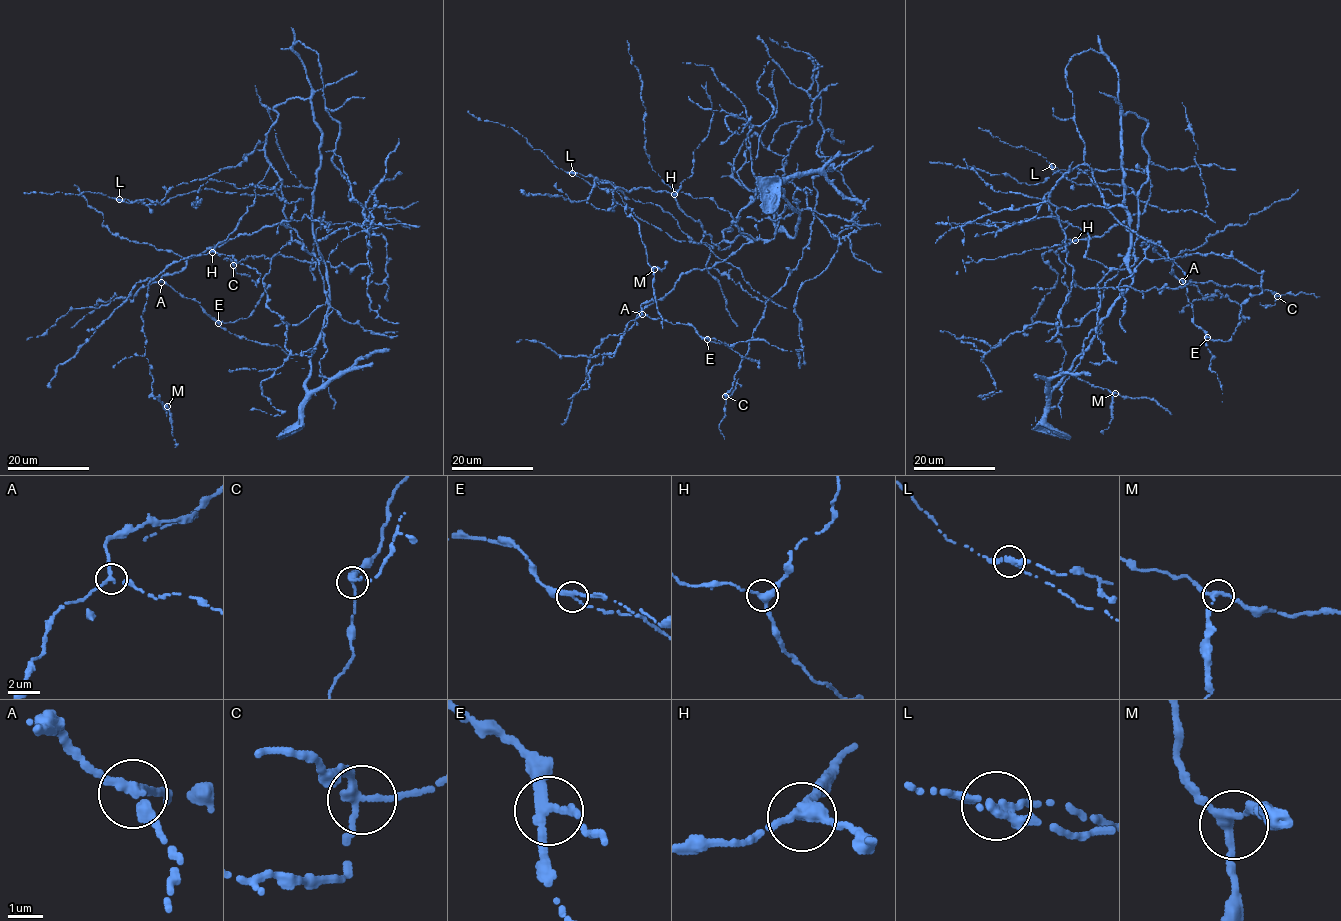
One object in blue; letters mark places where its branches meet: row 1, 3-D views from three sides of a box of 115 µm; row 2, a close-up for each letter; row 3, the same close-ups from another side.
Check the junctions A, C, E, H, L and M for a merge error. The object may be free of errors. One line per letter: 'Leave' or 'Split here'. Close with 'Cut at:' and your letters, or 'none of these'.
A: Leave
C: Leave
E: Leave
H: Leave
L: Split here
M: Leave
Cut at: L

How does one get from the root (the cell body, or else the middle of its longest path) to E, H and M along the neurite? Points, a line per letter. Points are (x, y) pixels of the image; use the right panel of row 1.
E: (1066, 68), (1083, 51), (1104, 54), (1118, 76), (1121, 112), (1147, 122), (1137, 232), (1173, 261), (1207, 337)
H: (1066, 68), (1092, 49), (1116, 69), (1121, 112), (1147, 122), (1151, 185), (1141, 214), (1075, 240)
M: (1066, 68), (1104, 54), (1121, 112), (1147, 122), (1145, 211), (1056, 253), (1061, 370), (1115, 393)

